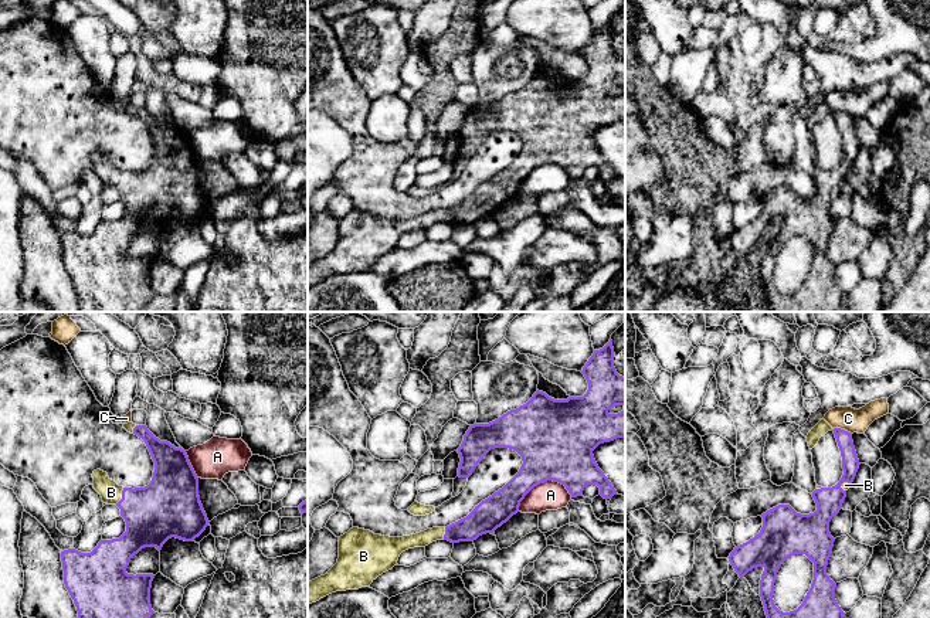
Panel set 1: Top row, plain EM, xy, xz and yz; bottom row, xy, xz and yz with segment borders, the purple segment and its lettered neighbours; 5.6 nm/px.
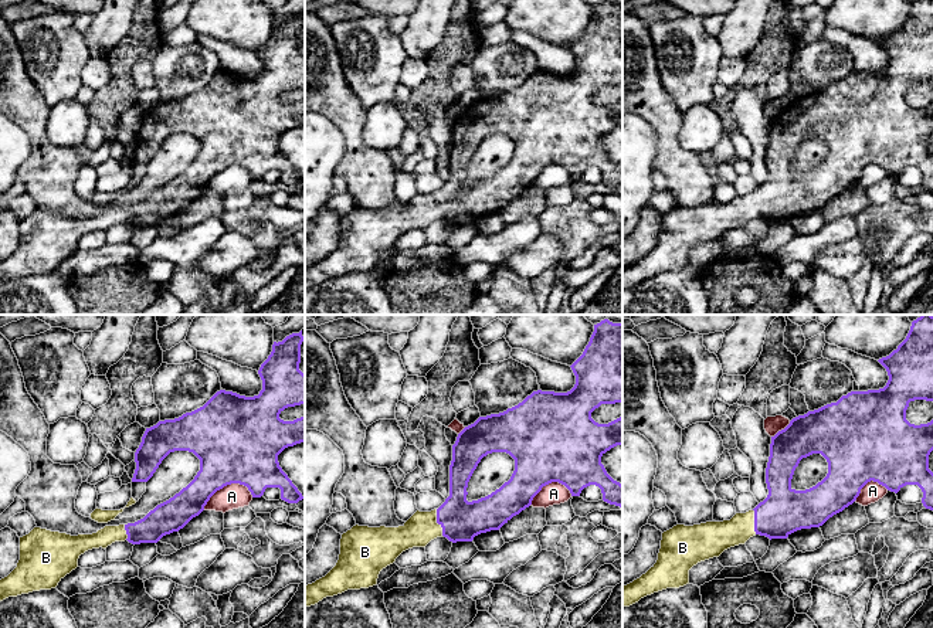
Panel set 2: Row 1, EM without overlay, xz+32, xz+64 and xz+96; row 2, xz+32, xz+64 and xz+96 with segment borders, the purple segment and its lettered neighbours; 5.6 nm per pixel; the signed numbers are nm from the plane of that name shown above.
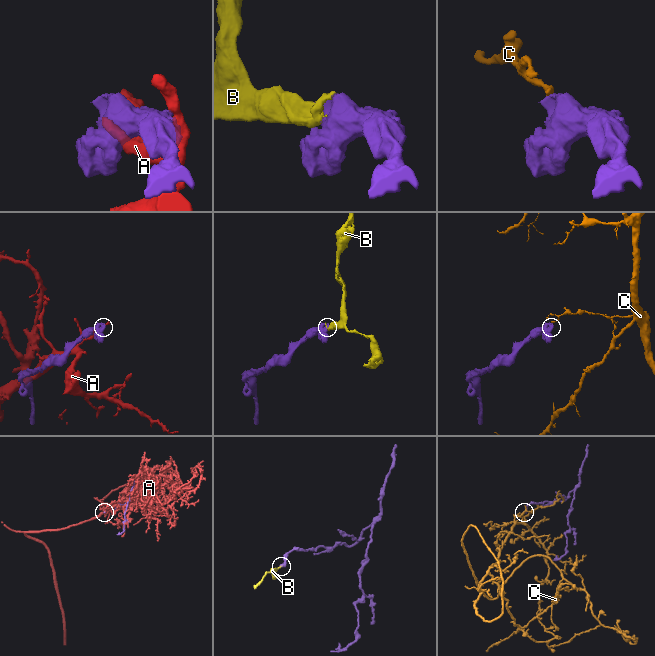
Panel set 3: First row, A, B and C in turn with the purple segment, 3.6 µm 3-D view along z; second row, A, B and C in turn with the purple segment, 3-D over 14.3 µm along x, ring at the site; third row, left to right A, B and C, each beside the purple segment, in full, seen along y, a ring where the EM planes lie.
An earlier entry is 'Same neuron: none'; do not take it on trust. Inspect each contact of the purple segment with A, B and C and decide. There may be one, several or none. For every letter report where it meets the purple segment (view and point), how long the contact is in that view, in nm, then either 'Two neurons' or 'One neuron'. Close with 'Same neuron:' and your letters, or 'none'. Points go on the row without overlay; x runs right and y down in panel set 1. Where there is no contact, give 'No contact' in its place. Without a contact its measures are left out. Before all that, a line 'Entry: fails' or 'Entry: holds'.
Entry: fails
A: Touches purple at xz (542, 165). Shared border 320 nm. Two neurons
B: Touches purple at xy (122, 179). Shared border 110 nm. One neuron
C: Touches purple at yz (842, 112). Shared border 110 nm. Two neurons
Same neuron: B

